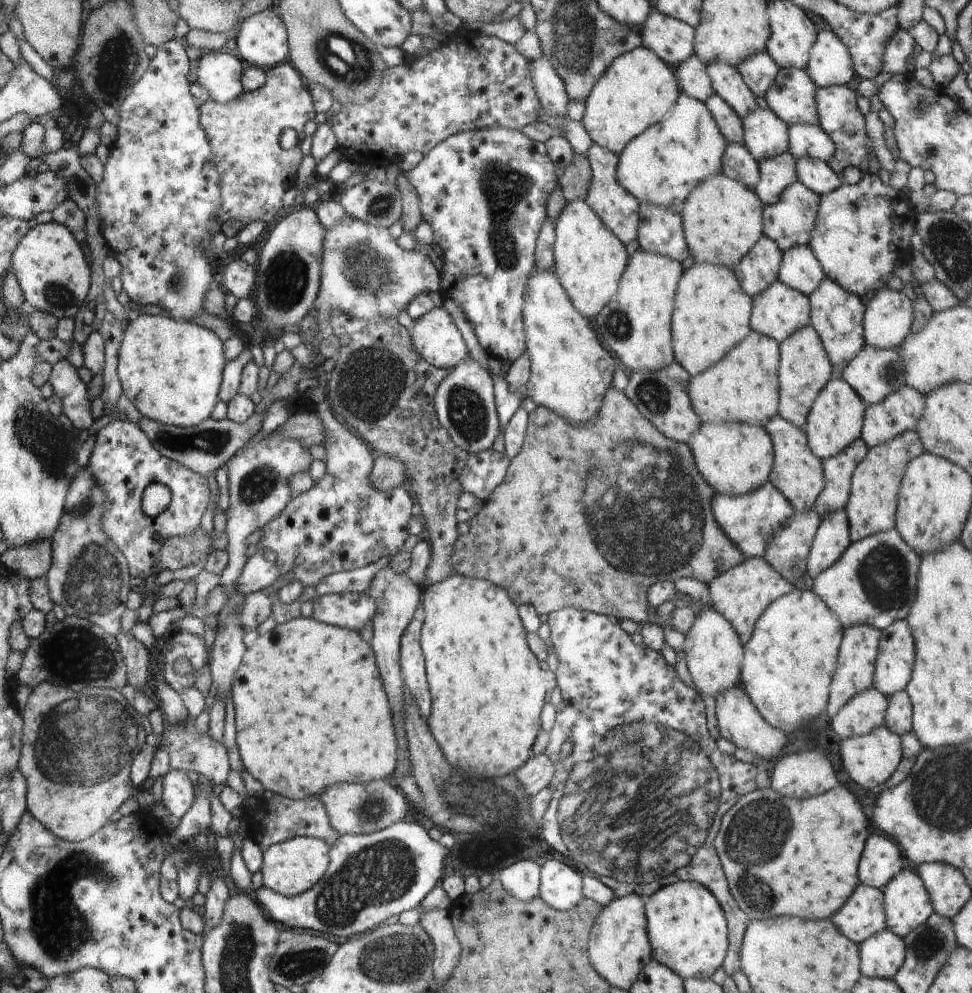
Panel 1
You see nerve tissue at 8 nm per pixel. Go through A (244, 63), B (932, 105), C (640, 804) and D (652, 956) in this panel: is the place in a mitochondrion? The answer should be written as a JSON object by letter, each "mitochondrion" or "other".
{"A":"other","B":"other","C":"mitochondrion","D":"other"}

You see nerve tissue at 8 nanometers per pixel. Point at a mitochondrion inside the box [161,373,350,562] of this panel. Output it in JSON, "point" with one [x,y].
{"point":[259,483]}

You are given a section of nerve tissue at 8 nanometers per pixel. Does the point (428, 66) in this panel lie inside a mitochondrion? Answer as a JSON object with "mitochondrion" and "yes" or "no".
{"mitochondrion":"no"}

